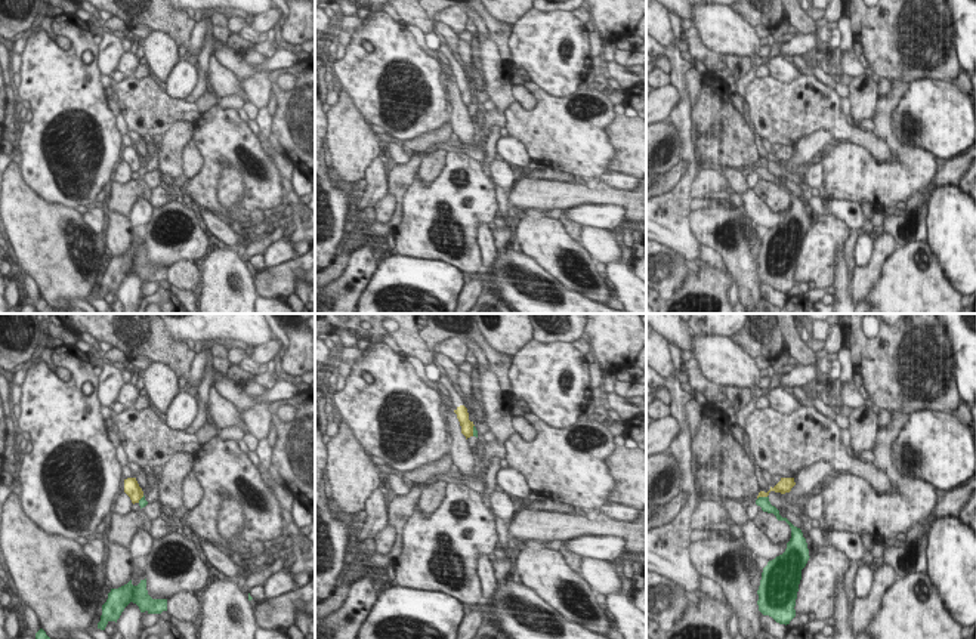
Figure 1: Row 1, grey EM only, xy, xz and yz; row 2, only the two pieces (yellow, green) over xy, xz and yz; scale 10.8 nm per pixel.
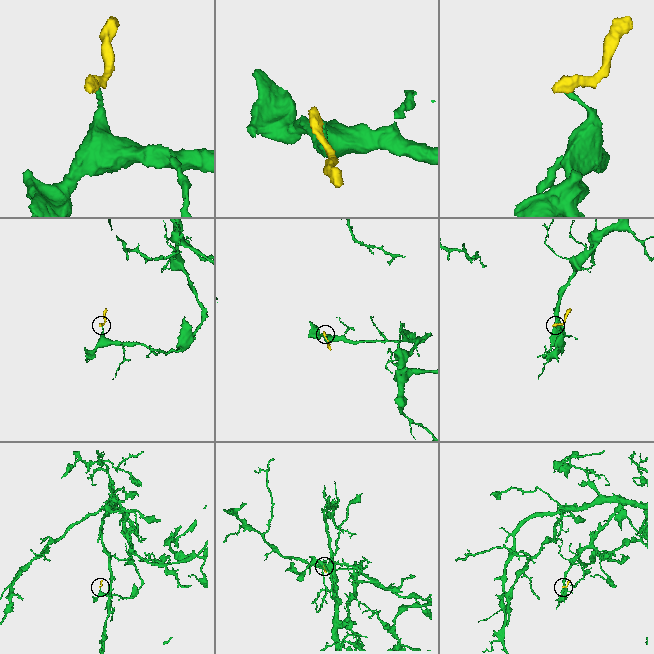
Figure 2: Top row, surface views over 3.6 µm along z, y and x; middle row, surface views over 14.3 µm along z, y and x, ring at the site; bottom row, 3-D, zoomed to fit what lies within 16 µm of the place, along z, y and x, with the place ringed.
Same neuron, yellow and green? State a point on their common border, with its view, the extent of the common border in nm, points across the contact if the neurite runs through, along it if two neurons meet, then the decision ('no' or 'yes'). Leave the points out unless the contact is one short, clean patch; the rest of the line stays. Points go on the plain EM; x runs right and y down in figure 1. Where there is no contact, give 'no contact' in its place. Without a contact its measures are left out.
meets yellow in yz at (762, 164); contact 120 nm long; border along yz (766, 164), (757, 167); no

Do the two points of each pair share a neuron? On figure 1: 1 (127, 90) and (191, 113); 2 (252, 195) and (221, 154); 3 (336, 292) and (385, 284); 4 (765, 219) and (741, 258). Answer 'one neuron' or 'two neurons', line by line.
1: one neuron
2: one neuron
3: two neurons
4: two neurons

